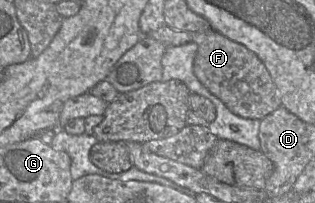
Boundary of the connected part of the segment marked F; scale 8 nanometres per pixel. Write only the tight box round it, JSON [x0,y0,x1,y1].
[192,30,282,120]

